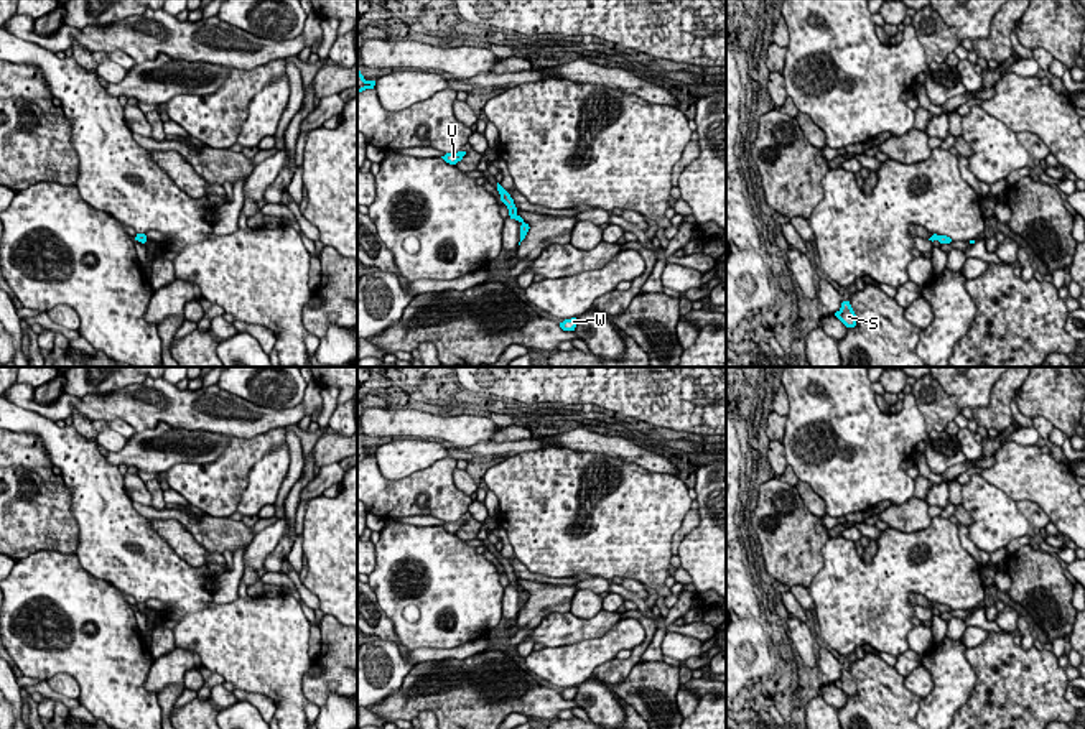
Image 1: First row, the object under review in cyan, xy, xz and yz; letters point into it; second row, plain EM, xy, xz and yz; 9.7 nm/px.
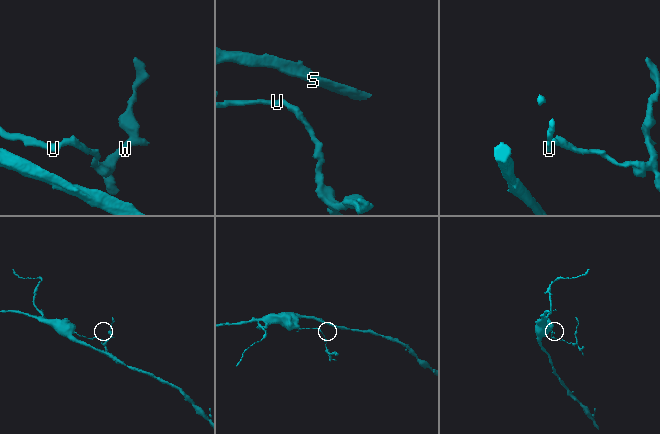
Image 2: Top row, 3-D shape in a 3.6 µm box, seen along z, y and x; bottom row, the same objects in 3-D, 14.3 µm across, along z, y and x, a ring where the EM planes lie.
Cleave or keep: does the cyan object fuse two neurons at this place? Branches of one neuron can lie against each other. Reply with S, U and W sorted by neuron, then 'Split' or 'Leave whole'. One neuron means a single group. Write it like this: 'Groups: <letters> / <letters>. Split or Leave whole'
Groups: S U W. Leave whole

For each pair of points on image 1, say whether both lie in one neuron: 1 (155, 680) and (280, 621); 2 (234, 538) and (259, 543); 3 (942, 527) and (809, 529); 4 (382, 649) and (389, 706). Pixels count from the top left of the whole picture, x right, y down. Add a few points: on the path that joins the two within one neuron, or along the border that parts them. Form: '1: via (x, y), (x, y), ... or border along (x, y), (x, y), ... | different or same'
1: border along (175, 645), (191, 650), (203, 665) | different
2: border along (256, 535), (246, 545) | different
3: border along (828, 537), (822, 548), (822, 568), (817, 573) | different
4: border along (412, 667), (402, 685), (374, 706) | different

